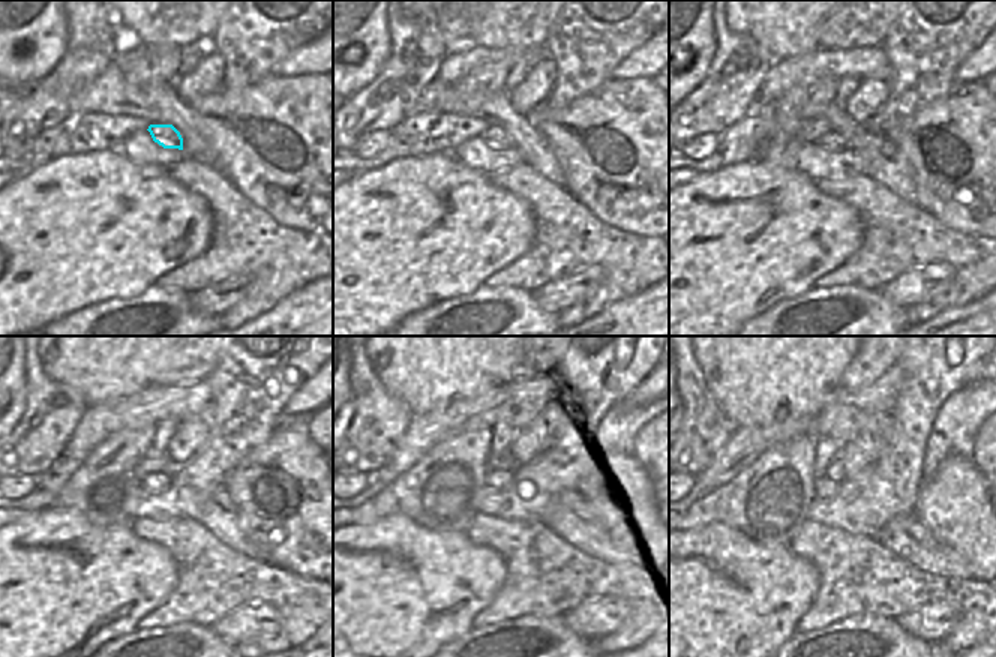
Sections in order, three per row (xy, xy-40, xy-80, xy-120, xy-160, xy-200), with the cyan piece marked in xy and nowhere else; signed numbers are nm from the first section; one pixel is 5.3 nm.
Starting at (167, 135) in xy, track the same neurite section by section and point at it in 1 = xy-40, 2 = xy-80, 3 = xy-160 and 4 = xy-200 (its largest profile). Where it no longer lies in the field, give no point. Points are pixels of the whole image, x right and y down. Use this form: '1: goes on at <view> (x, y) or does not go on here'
1: goes on at xy-40 (495, 137)
2: goes on at xy-80 (833, 141)
3: goes on at xy-160 (492, 482)
4: goes on at xy-200 (825, 488)

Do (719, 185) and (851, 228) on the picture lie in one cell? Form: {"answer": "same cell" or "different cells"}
{"answer": "same cell"}

